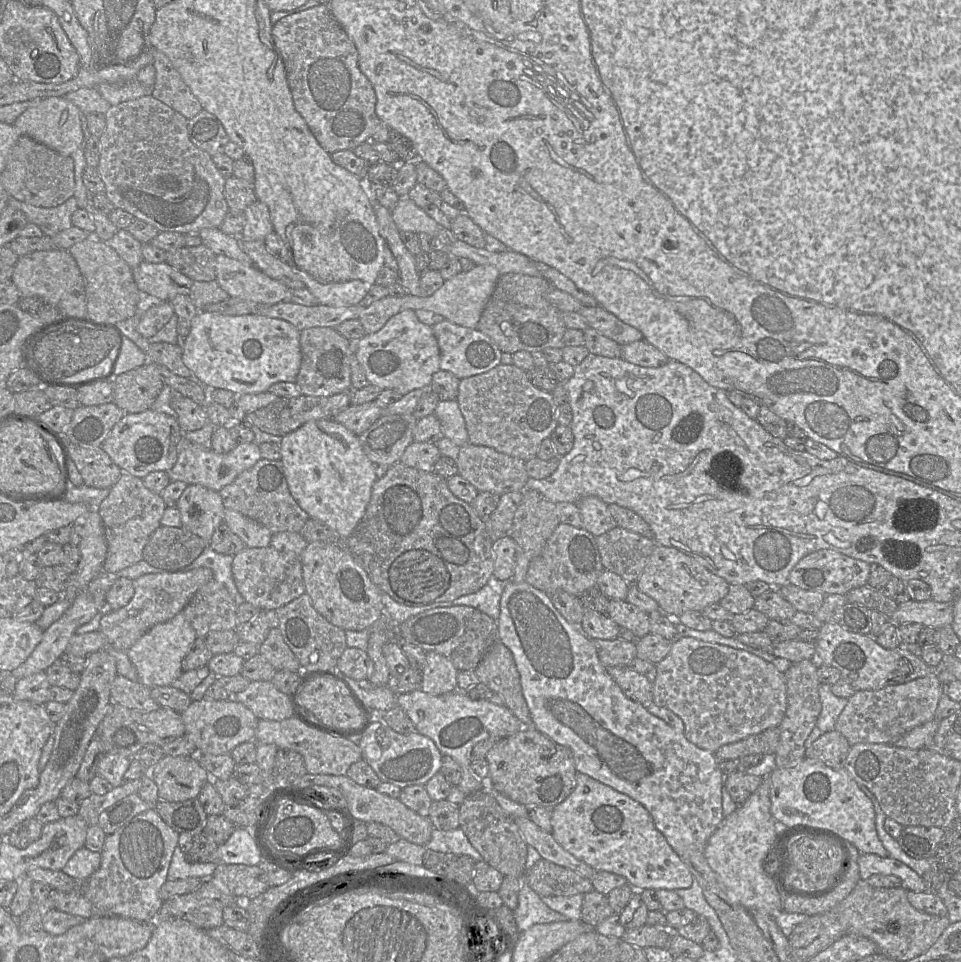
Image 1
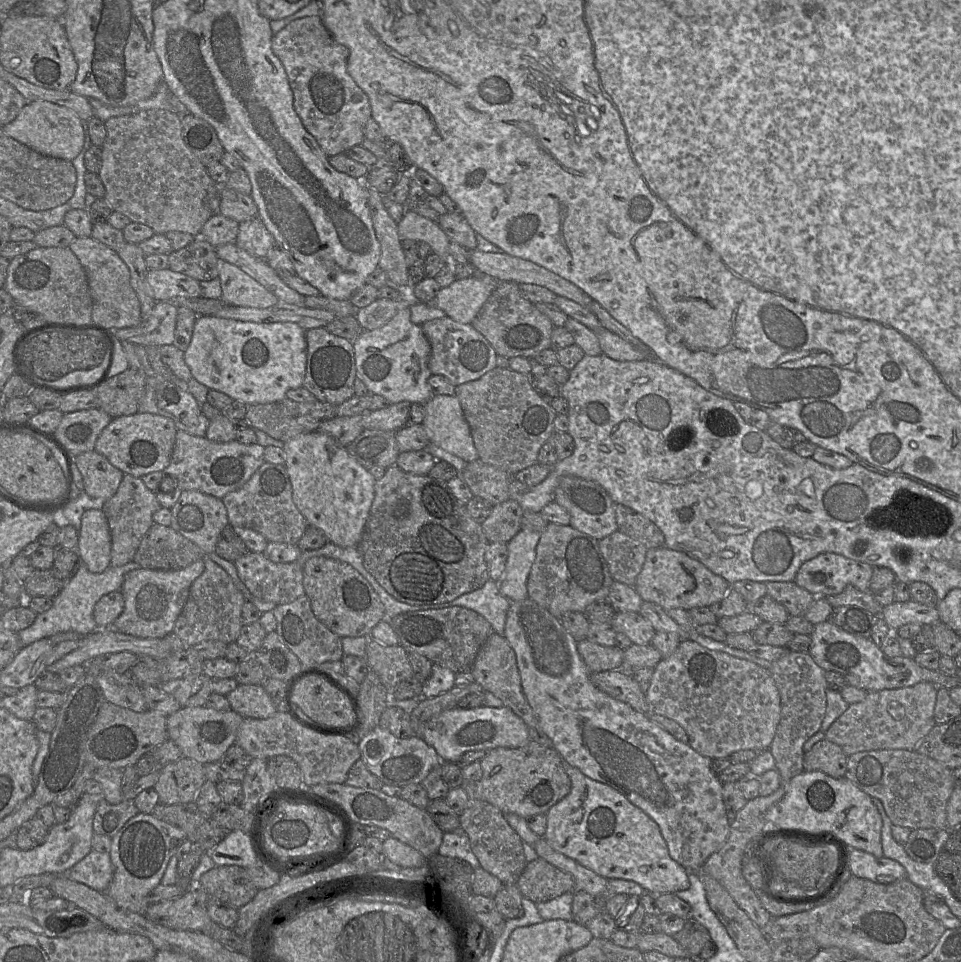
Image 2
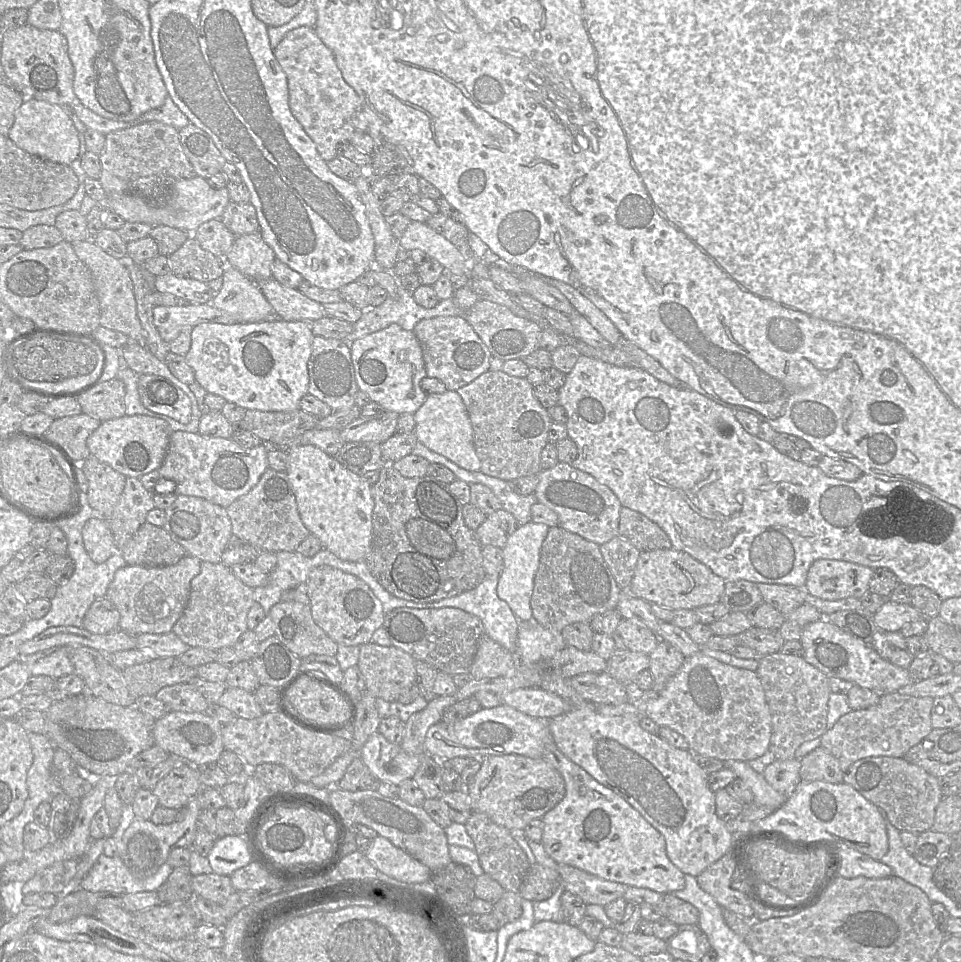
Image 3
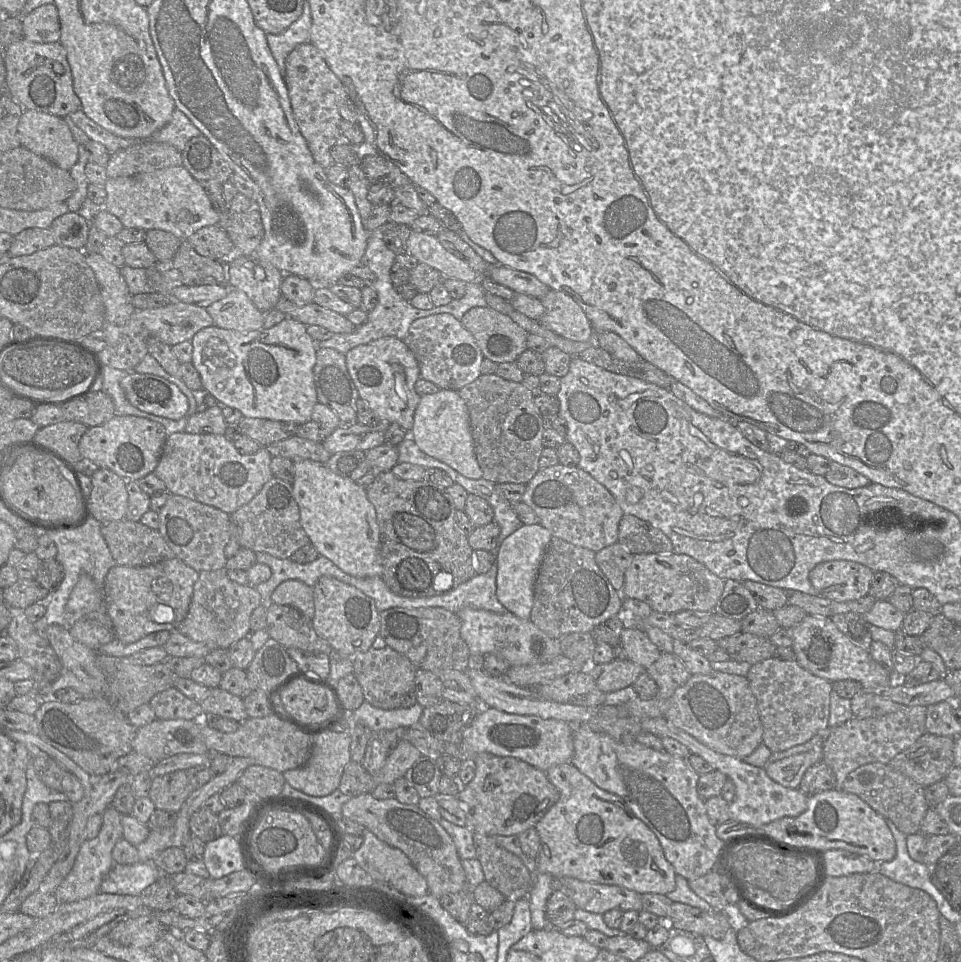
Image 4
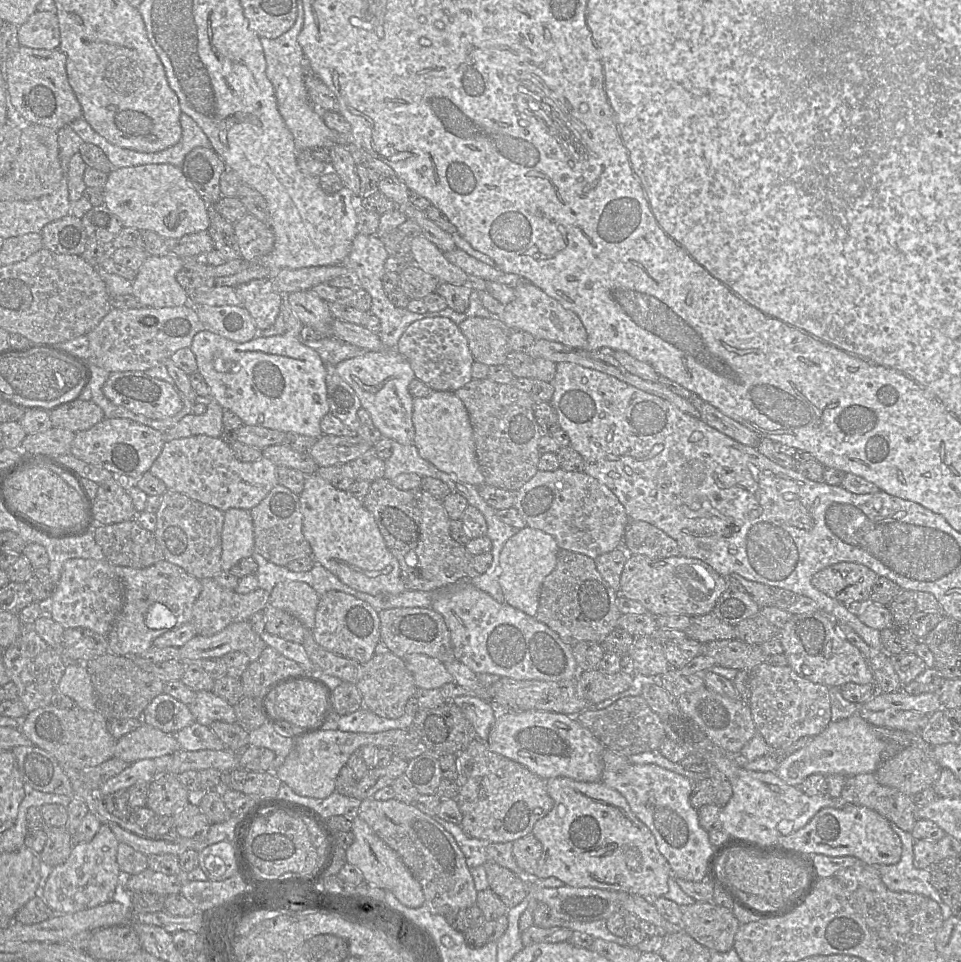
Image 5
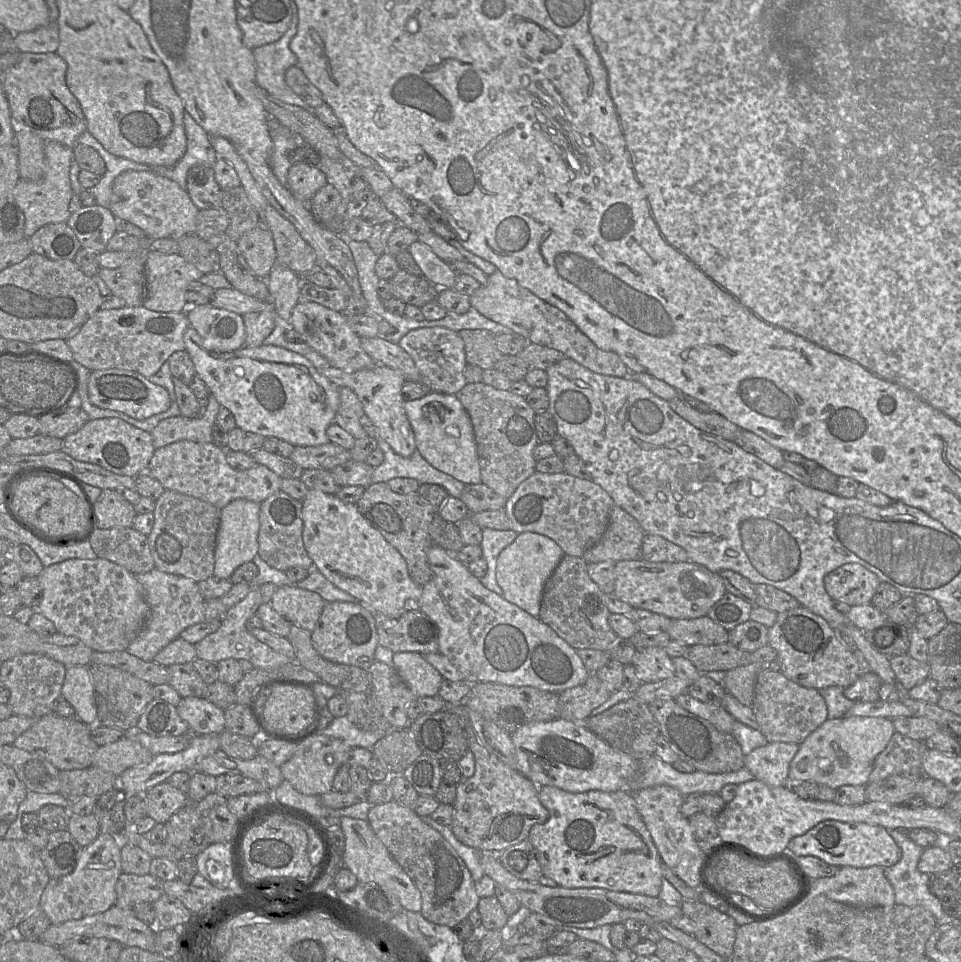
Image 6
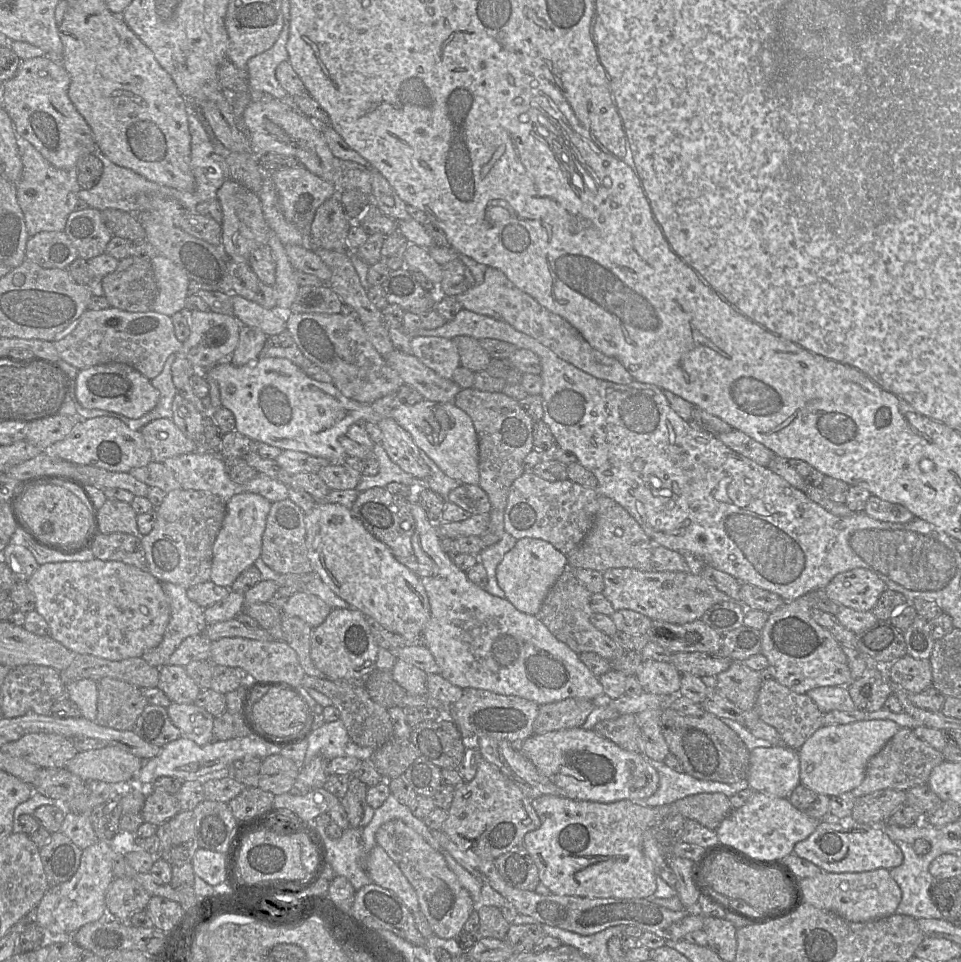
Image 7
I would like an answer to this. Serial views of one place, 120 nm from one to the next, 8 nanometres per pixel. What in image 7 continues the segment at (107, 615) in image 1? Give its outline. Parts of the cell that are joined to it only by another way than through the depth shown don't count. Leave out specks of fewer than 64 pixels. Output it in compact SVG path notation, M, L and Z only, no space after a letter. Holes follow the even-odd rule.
M170 582L160 583L169 602L170 619L160 644L141 656L157 668L168 664L169 657L185 638L202 634L207 626L204 609L188 598L187 589Z

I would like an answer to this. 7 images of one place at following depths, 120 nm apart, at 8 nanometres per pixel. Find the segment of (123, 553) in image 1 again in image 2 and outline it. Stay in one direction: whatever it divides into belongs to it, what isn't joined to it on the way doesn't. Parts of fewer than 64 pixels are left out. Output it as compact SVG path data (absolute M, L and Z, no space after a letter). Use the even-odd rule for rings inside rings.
M124 474L116 493L102 507L112 539L111 566L122 566L133 561L143 536L154 523L153 514L160 507L156 494L146 487L141 478Z

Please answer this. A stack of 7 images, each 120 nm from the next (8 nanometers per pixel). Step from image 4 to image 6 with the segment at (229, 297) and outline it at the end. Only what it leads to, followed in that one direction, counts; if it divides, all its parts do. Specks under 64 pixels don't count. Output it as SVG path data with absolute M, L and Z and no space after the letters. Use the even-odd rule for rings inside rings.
M210 303L184 305L190 326L202 338L203 346L210 352L229 352L244 346L246 330L243 315L214 307Z

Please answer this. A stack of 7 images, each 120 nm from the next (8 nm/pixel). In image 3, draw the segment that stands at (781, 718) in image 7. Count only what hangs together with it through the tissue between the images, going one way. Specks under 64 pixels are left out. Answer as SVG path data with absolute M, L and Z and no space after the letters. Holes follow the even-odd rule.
M780 651L758 661L755 673L764 690L772 720L769 751L776 760L795 759L795 751L801 744L820 738L828 730L829 677L802 656L786 655Z

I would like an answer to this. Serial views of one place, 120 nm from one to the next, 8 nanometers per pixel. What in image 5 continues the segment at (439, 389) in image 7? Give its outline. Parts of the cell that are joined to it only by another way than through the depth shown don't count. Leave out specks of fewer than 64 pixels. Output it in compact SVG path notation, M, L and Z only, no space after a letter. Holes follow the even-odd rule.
M336 318L333 321L333 337L368 352L380 352L386 349L378 334L372 333L362 325Z

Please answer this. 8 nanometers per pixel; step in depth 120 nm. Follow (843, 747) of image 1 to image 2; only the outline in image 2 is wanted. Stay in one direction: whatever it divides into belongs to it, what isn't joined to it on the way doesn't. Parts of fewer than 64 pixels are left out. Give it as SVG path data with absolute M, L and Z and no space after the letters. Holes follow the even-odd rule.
M822 739L804 754L804 771L820 771L832 778L845 777L848 756L833 742Z

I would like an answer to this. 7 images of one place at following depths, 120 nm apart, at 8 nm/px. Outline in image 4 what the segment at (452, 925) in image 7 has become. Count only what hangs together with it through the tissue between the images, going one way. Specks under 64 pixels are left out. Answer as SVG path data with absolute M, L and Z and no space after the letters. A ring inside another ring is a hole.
M370 792L350 797L343 804L341 815L361 824L388 845L400 849L425 878L428 893L436 898L467 889L466 874L451 836L417 805L401 803L395 797L376 799Z

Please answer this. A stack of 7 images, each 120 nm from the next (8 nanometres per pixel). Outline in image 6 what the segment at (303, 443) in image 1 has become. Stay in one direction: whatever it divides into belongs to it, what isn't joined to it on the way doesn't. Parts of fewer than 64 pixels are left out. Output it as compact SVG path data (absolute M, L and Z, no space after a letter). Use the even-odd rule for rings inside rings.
M311 489L302 501L301 517L304 547L318 570L336 587L390 618L417 607L422 586L412 580L405 559L371 526L356 504Z

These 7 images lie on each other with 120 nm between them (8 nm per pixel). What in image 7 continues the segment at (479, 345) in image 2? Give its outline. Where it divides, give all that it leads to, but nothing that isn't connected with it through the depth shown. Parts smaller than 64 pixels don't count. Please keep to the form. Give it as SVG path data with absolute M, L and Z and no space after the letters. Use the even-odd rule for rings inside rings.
M417 336L411 339L410 346L412 354L425 366L439 376L452 380L454 371L460 366L460 356L452 339L437 336Z

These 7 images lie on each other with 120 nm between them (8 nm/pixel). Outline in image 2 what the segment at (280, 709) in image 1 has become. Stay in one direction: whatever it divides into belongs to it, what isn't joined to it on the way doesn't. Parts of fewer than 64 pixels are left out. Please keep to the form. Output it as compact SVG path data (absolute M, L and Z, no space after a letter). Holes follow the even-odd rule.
M238 684L226 698L231 709L243 718L266 719L281 708L262 685Z

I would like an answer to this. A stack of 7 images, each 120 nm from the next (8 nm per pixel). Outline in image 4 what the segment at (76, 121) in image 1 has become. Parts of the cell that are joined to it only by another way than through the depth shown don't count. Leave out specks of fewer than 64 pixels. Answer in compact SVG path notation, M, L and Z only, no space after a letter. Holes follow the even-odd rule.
M24 110L17 128L20 146L69 170L78 160L78 143L63 117Z

